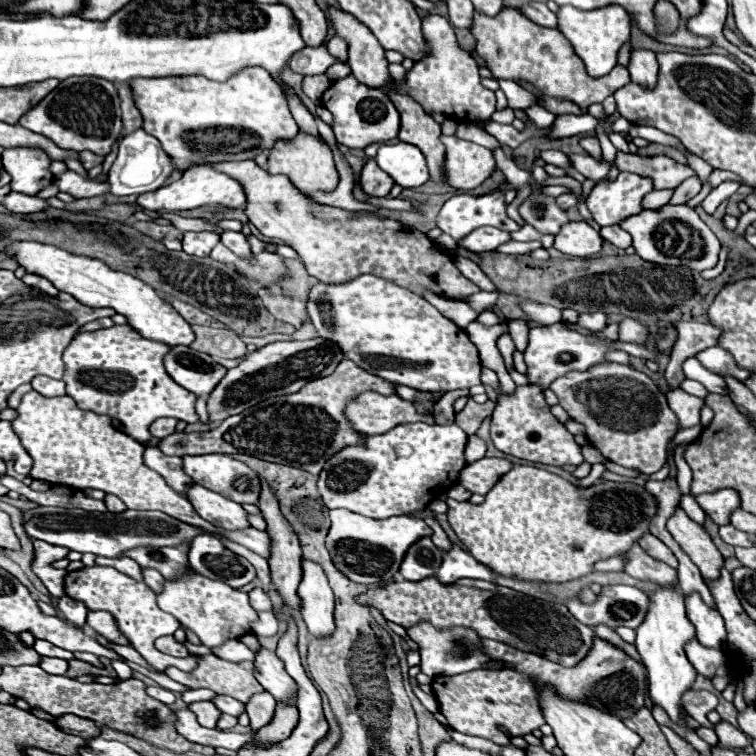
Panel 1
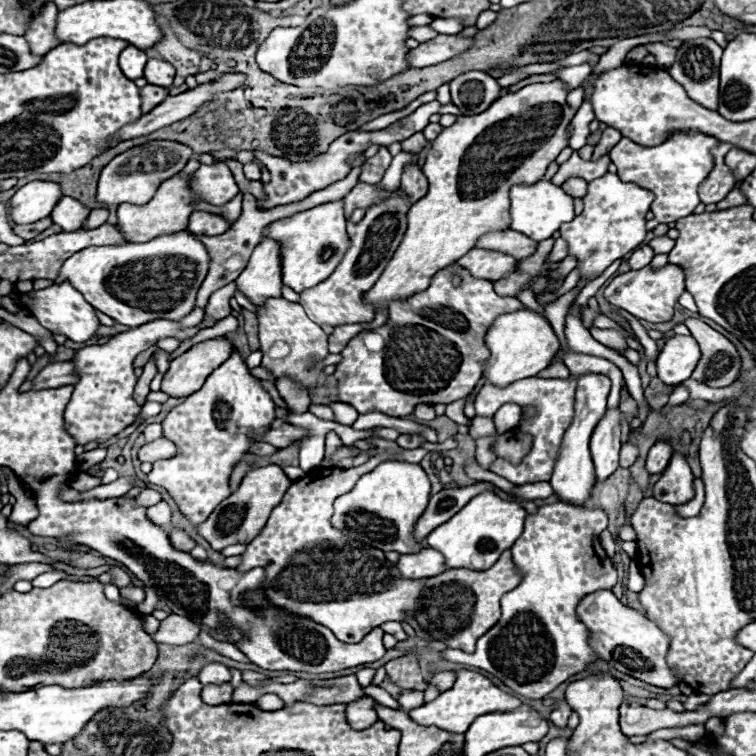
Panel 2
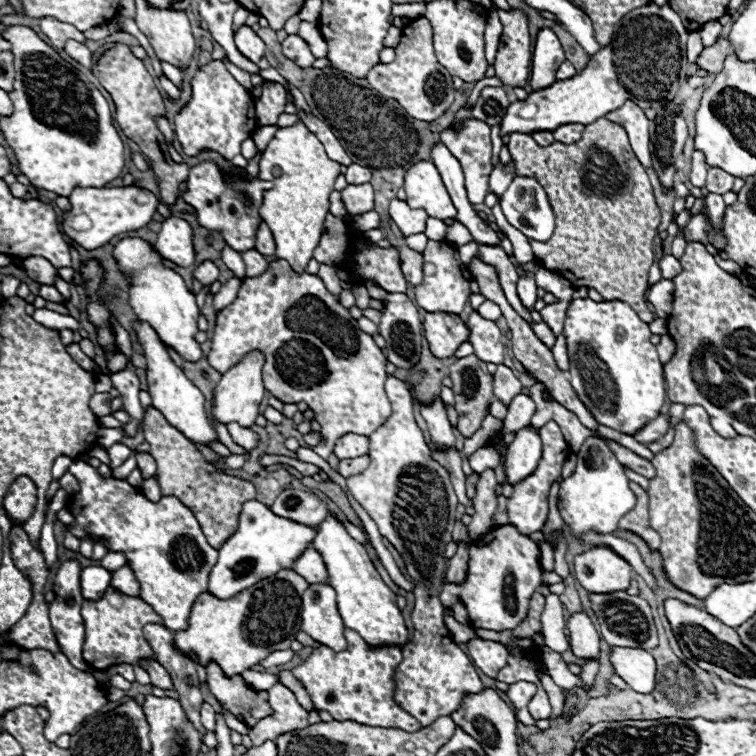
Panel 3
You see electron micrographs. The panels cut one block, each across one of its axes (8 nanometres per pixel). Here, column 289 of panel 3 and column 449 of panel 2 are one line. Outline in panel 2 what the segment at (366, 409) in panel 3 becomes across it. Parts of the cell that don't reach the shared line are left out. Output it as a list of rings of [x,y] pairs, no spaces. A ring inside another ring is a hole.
[[[456,262],[438,270],[432,276],[430,286],[424,292],[412,294],[406,300],[406,304],[408,308],[398,308],[398,310],[394,310],[396,306],[392,306],[388,322],[376,330],[386,340],[380,352],[368,352],[362,342],[362,334],[352,338],[352,342],[348,342],[348,346],[340,352],[342,360],[336,364],[336,372],[332,374],[332,378],[336,378],[336,390],[340,402],[350,404],[352,408],[358,410],[358,414],[366,414],[368,410],[380,410],[382,414],[388,416],[406,416],[412,414],[416,404],[420,402],[450,404],[460,398],[466,398],[482,376],[480,364],[488,358],[488,348],[484,346],[484,334],[492,328],[494,320],[500,314],[524,308],[524,304],[516,298],[498,296],[490,280],[468,276],[468,272],[460,270]],[[456,276],[462,278],[460,286],[454,286]]]

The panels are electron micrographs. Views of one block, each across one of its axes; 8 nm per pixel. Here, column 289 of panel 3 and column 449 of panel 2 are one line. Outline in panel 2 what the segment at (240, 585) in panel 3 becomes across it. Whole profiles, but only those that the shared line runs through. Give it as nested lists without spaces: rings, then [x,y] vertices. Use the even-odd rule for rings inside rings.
[[[482,492],[464,506],[454,518],[438,526],[426,536],[430,548],[438,550],[444,556],[444,564],[448,568],[468,568],[468,570],[486,570],[490,568],[498,556],[508,550],[524,528],[526,510],[516,502],[506,502],[494,492]]]

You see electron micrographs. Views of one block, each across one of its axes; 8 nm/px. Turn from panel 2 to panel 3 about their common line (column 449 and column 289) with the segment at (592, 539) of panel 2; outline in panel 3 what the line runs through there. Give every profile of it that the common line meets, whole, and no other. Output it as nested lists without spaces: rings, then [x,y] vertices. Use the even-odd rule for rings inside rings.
[[[278,650],[278,652],[272,652],[268,658],[264,658],[264,660],[260,662],[260,666],[264,666],[264,668],[280,666],[280,664],[290,662],[290,660],[292,660],[292,656],[294,656],[294,652],[292,652],[292,650]]]

